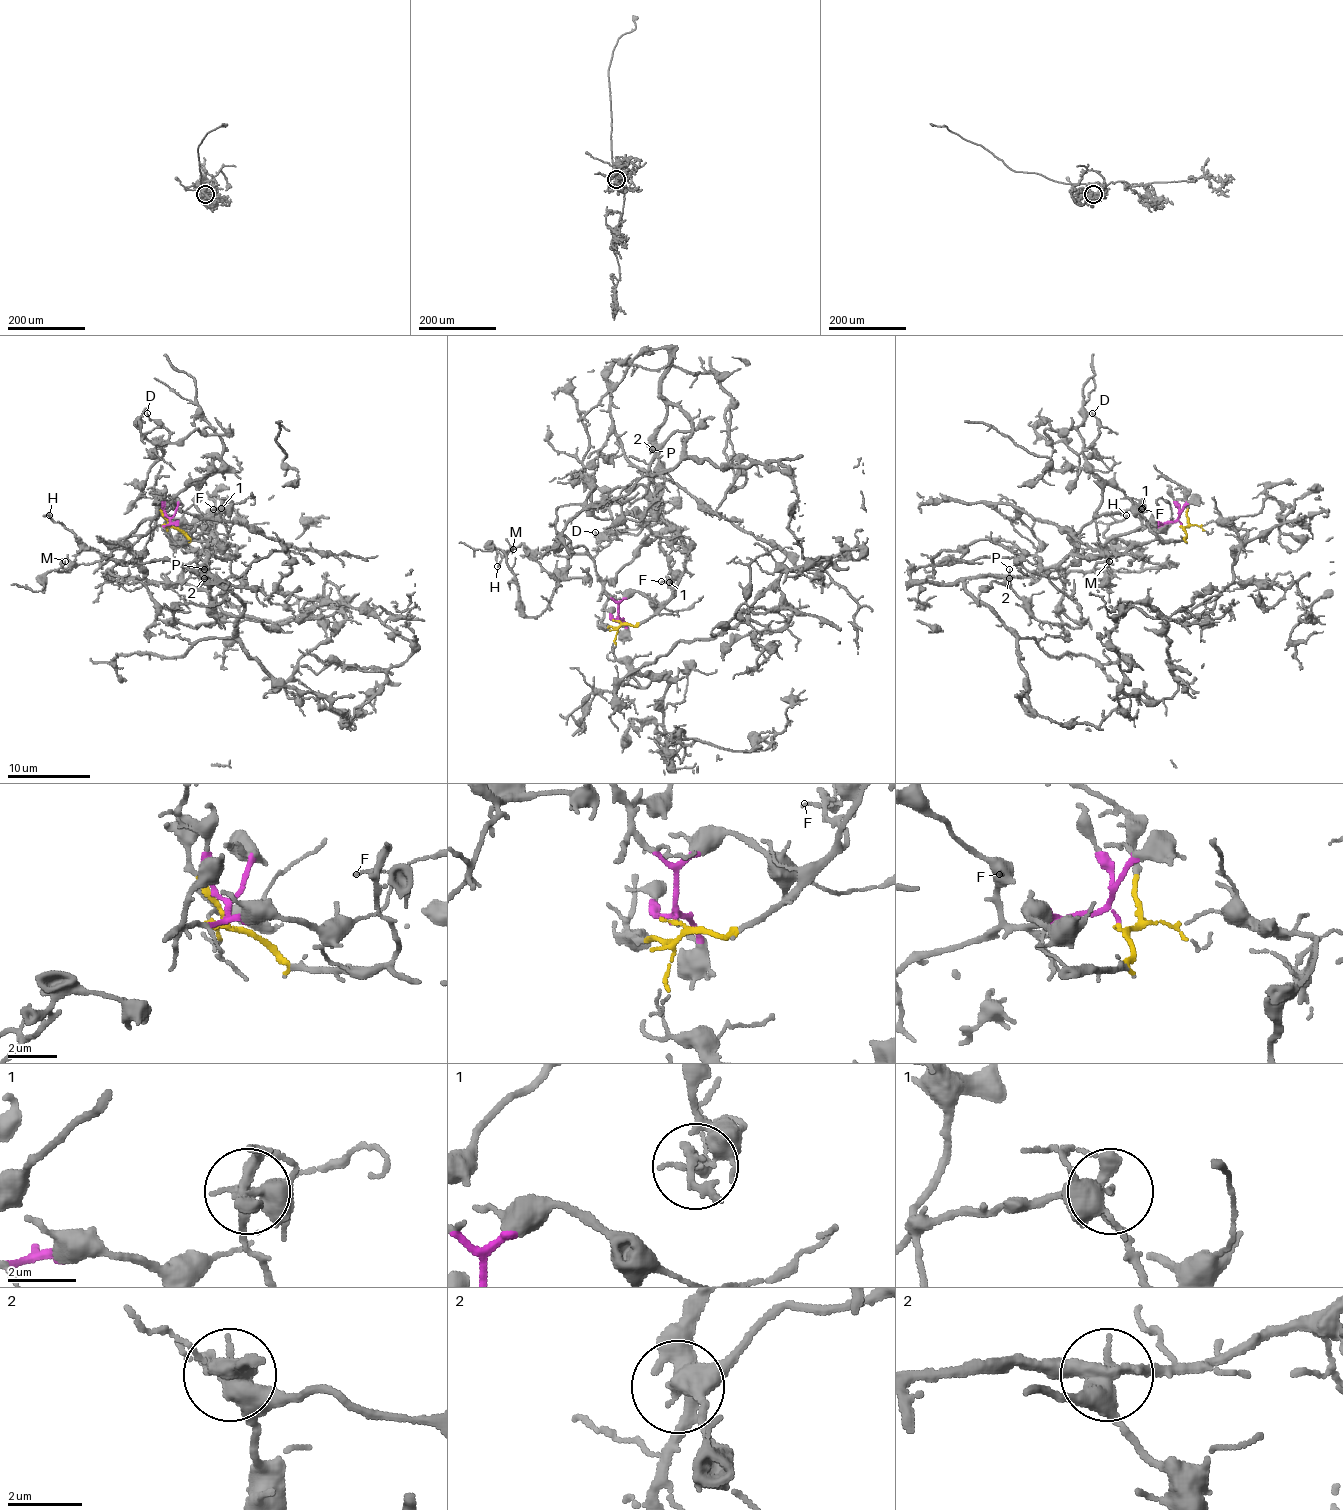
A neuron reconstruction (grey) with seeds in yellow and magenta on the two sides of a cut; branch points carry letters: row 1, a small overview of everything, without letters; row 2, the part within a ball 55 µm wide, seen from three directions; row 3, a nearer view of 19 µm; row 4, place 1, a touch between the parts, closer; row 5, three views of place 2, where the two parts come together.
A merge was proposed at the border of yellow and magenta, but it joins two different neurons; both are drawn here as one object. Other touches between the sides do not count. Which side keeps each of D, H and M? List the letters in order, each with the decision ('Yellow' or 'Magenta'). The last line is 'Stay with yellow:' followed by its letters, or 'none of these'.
D: Magenta
H: Magenta
M: Magenta
Stay with yellow: none of these

